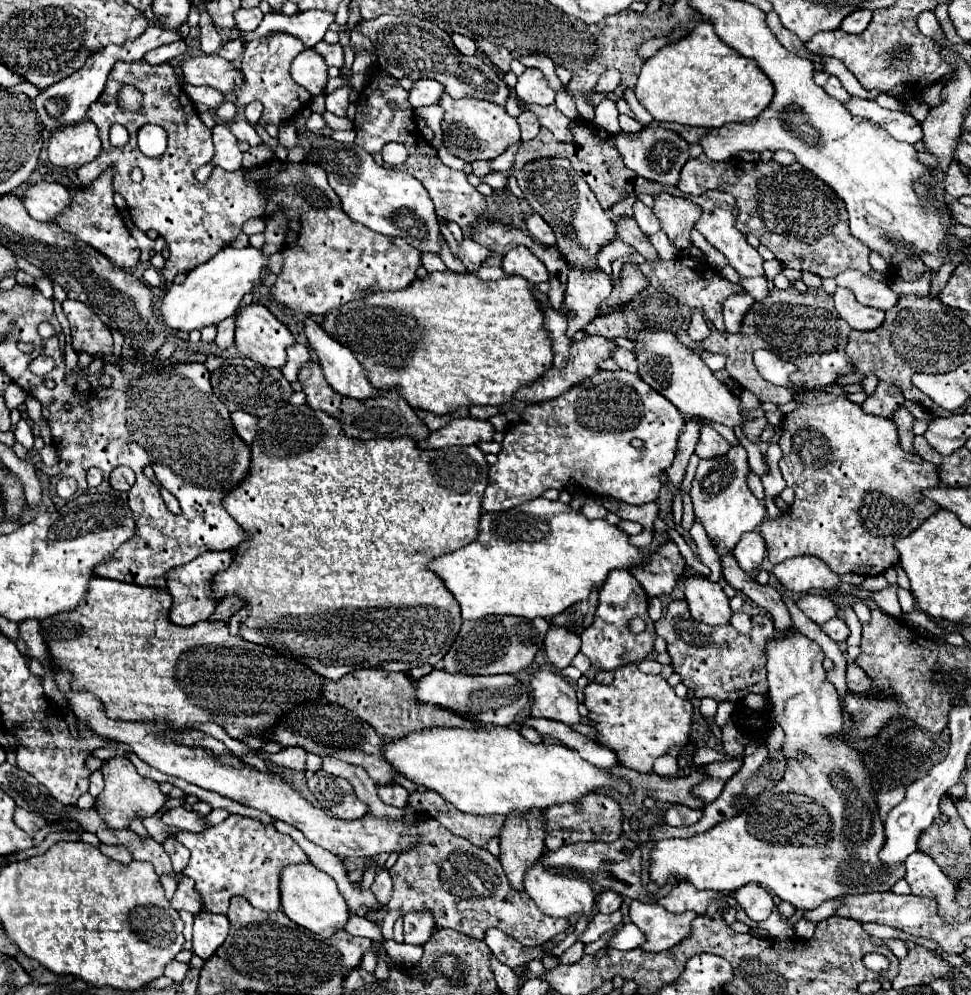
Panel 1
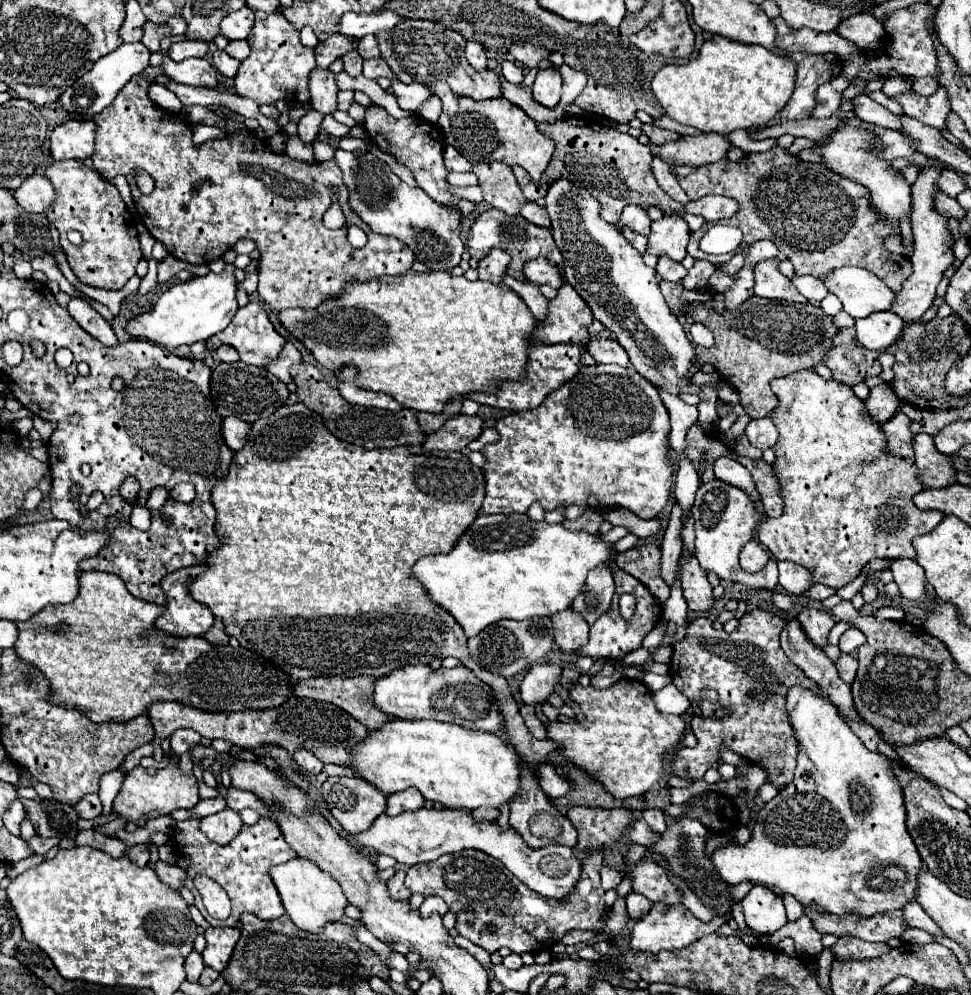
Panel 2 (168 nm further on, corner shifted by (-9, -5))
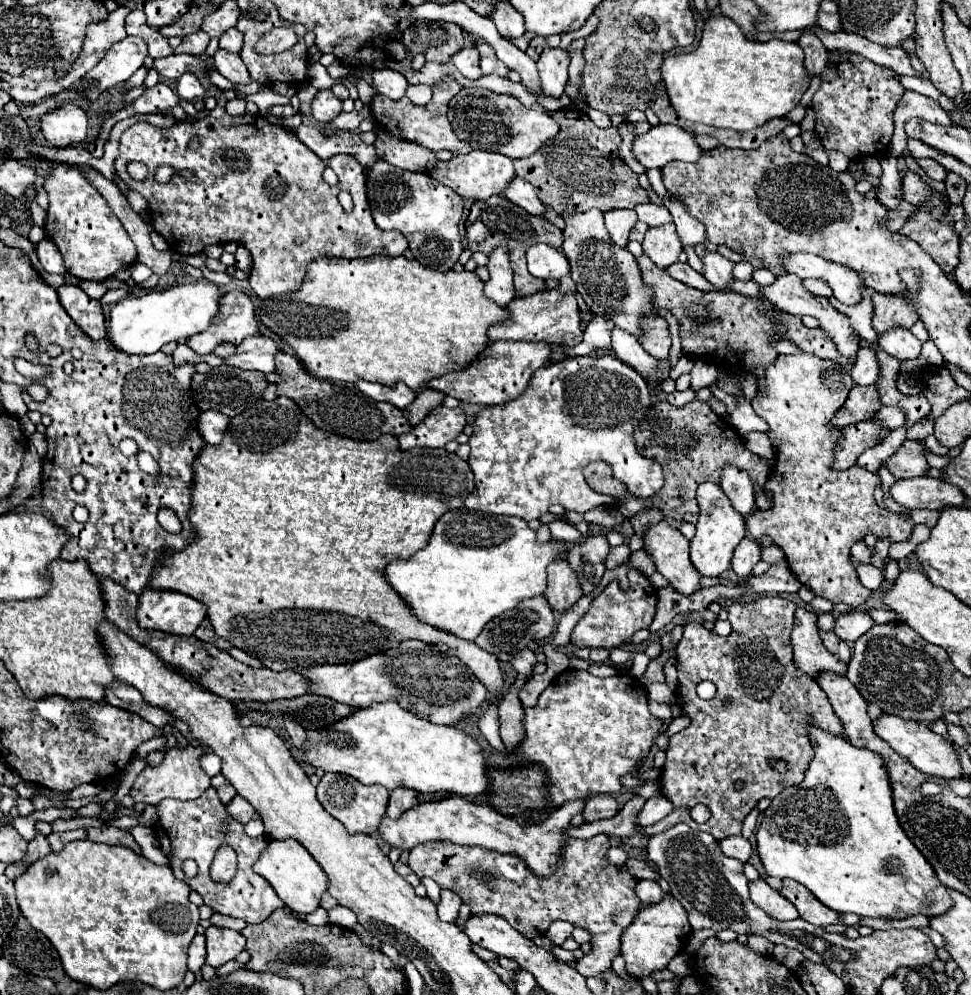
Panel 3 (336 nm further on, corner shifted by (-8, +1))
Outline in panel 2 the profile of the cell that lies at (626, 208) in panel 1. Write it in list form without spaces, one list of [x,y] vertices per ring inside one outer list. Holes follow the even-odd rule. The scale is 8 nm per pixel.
[[[623,229],[623,235],[627,237],[627,241],[629,241],[637,251],[645,253],[645,249],[647,249],[647,237],[643,237],[643,235],[639,235],[639,233],[631,231],[631,229]]]

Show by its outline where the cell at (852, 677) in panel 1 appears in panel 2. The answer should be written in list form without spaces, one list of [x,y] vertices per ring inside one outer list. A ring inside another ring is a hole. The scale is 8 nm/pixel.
[[[843,653],[835,665],[837,665],[837,669],[839,669],[841,679],[843,679],[845,683],[849,683],[849,685],[851,685],[851,683],[855,681],[857,667],[859,667],[857,659],[855,659],[855,657],[851,657],[851,655],[847,655],[847,653]]]

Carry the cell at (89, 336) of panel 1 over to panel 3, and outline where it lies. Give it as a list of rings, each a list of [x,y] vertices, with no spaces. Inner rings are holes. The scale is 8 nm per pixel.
[[[62,285],[56,289],[58,299],[70,319],[92,339],[106,337],[106,321],[102,315],[102,305],[96,299],[90,299],[80,287],[76,285]]]

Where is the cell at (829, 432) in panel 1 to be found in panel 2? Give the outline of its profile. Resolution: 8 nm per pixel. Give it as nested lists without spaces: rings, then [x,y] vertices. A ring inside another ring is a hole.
[[[799,371],[789,377],[775,377],[771,389],[779,399],[773,423],[779,431],[775,443],[775,475],[785,497],[781,517],[763,519],[757,539],[777,561],[793,561],[811,569],[815,583],[845,587],[873,559],[915,559],[911,539],[933,531],[945,517],[941,511],[923,511],[913,503],[913,495],[927,489],[919,481],[919,471],[909,459],[887,453],[887,435],[881,425],[867,415],[861,399],[847,385],[825,381],[815,371]]]

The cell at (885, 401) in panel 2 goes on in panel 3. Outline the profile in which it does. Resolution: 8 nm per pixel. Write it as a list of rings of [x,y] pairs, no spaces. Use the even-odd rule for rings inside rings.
[[[854,385],[848,399],[846,399],[846,403],[836,413],[836,417],[830,421],[830,425],[842,429],[842,427],[852,425],[852,423],[868,421],[876,415],[876,411],[880,407],[882,407],[882,403],[880,403],[876,385],[866,385],[866,387]]]

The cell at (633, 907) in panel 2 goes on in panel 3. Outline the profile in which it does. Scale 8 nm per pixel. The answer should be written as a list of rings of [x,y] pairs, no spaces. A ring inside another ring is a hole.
[[[650,879],[640,881],[638,887],[636,887],[636,893],[638,893],[638,897],[642,899],[644,905],[648,905],[648,903],[658,903],[658,901],[666,895],[666,893],[662,891],[662,887],[660,887],[656,881],[650,881]]]

